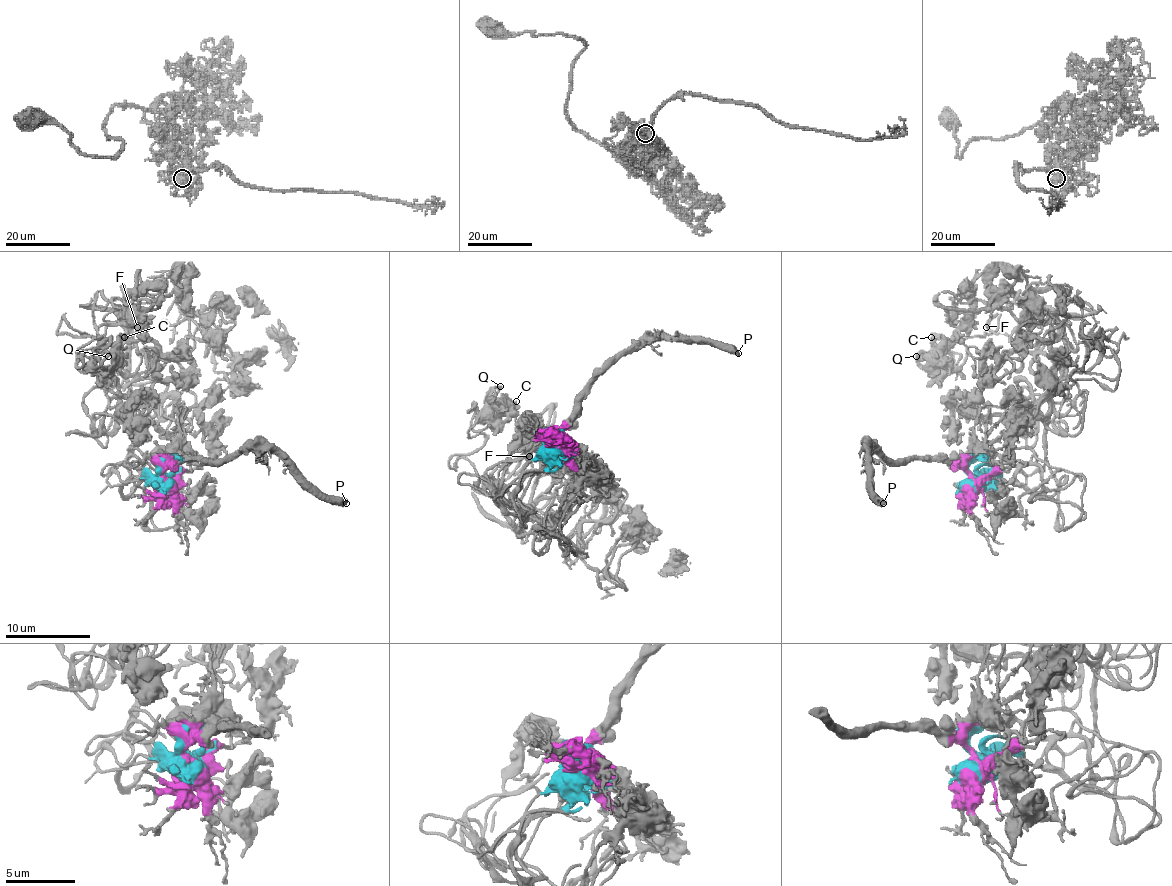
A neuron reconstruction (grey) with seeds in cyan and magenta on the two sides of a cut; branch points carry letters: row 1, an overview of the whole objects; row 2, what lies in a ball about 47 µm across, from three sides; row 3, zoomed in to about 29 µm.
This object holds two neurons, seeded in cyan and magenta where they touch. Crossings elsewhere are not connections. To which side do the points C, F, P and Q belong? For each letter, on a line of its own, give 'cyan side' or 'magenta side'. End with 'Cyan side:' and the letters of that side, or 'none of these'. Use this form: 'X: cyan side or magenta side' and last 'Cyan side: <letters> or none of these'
C: cyan side
F: cyan side
P: magenta side
Q: cyan side
Cyan side: C, F, Q

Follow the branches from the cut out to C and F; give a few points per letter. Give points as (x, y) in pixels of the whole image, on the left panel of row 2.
C: (168, 482), (106, 476), (132, 442), (127, 336), (57, 329), (94, 338), (81, 372), (123, 338)
F: (168, 482), (106, 476), (132, 442), (134, 399), (127, 336), (104, 344), (104, 316), (132, 304), (136, 327)

